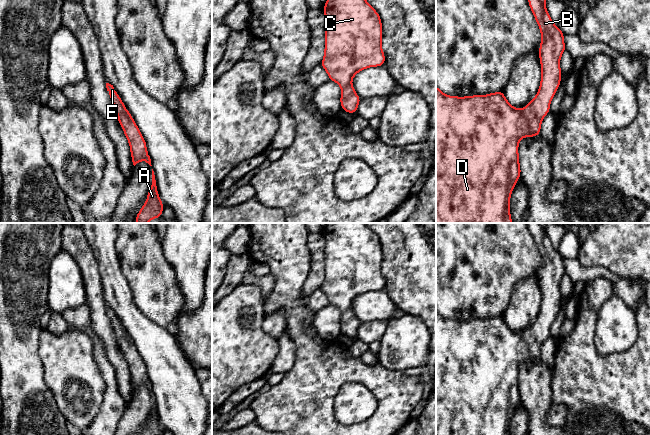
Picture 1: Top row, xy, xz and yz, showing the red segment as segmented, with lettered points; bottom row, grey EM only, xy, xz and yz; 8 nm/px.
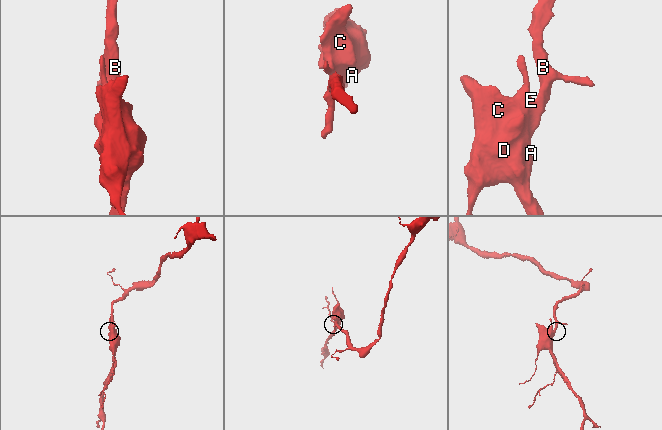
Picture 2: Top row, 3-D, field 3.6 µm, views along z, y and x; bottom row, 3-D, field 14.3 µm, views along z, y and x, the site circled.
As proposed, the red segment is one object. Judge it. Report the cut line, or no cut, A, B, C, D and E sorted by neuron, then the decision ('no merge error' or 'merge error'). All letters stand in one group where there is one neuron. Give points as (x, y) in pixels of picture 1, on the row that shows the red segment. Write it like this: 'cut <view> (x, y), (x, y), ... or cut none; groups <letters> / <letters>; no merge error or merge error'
cut none; groups A B C D E; no merge error

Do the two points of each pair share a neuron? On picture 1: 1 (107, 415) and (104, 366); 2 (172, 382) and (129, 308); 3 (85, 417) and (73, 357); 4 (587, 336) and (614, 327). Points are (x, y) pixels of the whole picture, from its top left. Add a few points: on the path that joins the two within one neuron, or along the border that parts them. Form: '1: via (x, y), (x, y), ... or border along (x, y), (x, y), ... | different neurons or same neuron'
1: via (110, 403), (110, 378) | same neuron
2: via (166, 364), (156, 345), (137, 326) | same neuron
3: via (79, 402), (78, 387), (73, 377), (73, 372) | same neuron
4: border along (600, 310), (596, 322), (595, 347), (606, 354) | different neurons

